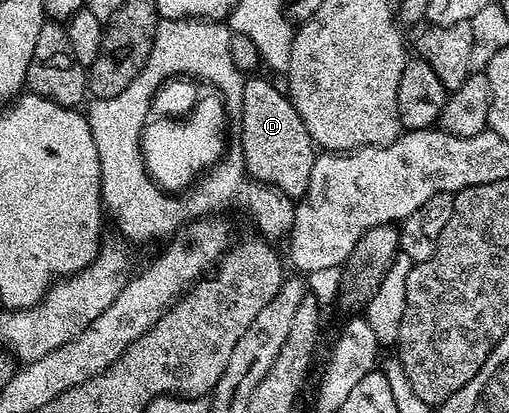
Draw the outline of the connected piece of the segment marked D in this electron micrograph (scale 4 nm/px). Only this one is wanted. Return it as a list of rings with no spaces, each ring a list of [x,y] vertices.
[[[248,76],[241,91],[241,147],[243,167],[261,185],[271,185],[287,197],[299,199],[306,194],[317,146],[312,141],[301,115],[282,88],[263,77]]]

